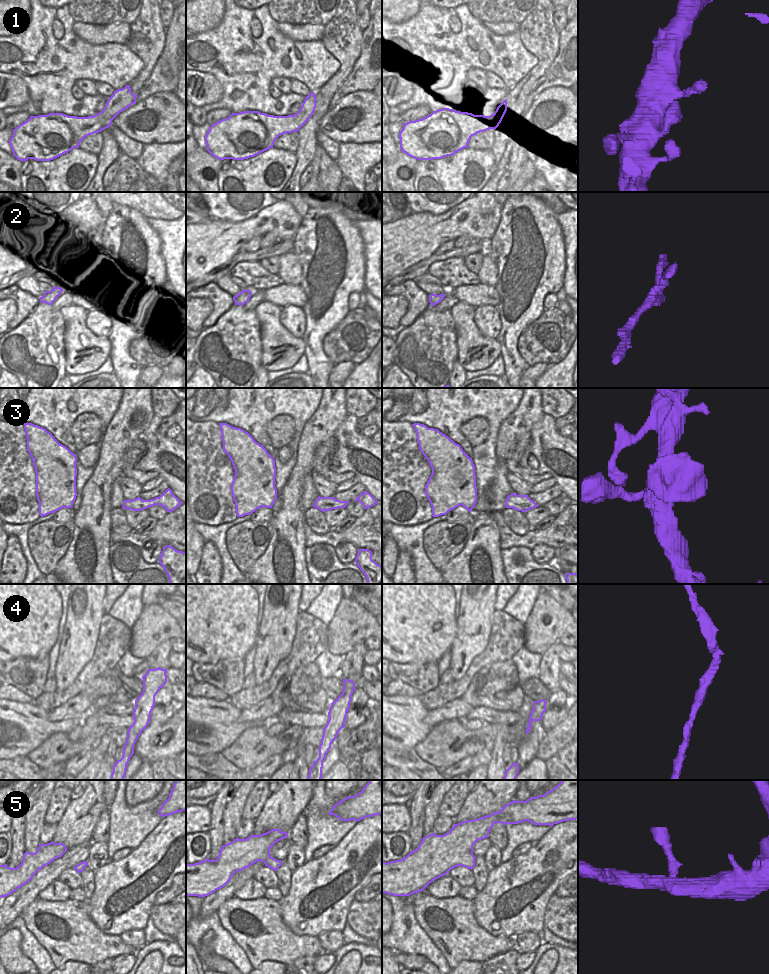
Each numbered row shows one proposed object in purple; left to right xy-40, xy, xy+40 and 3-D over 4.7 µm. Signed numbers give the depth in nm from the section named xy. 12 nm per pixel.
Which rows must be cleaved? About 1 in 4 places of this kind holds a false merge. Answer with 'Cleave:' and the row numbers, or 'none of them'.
Cleave: 4

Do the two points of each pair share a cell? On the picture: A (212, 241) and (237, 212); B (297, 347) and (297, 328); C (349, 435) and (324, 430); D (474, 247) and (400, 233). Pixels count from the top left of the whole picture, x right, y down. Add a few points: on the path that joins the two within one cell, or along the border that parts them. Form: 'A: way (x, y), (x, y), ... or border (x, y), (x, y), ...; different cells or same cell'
A: border (253, 215), (237, 222), (211, 218); different cells
B: border (280, 322), (294, 336), (301, 338); different cells
C: border (348, 415), (333, 434); different cells
D: border (473, 240), (481, 241); different cells

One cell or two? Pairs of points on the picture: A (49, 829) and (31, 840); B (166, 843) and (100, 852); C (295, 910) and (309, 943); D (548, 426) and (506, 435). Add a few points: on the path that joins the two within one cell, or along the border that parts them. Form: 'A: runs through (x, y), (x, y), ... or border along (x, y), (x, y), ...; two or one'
A: border along (45, 823), (39, 837), (39, 843); two
B: border along (109, 859), (95, 871); two
C: border along (285, 924), (298, 935), (315, 935), (317, 937); two
D: border along (544, 415), (529, 431); two

